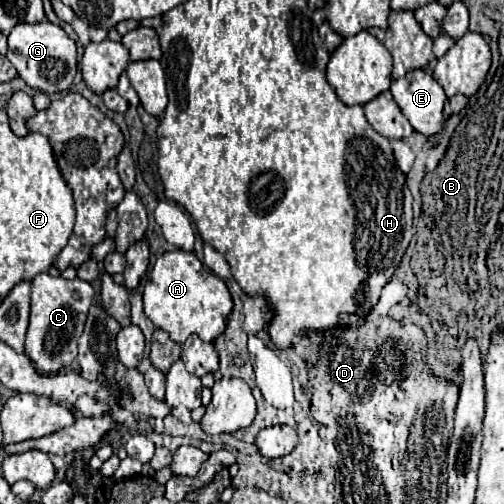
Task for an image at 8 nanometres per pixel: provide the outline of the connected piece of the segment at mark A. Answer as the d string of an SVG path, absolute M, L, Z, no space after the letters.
M175 249L157 257L143 289L143 305L145 315L157 329L167 331L173 341L183 343L193 333L203 341L215 341L217 335L221 335L225 329L233 301L227 285L205 265L201 265L195 253Z

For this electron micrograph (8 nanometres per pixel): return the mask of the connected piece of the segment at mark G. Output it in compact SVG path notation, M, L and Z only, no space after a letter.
M43 19L41 23L29 25L29 23L19 23L13 27L9 33L9 51L7 59L13 63L17 69L19 77L31 85L33 89L39 89L47 95L65 91L71 87L75 71L77 71L77 47L75 41L67 37L67 33L59 27Z

